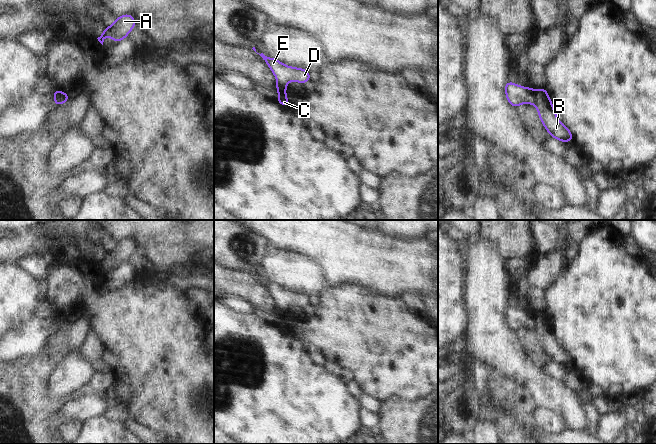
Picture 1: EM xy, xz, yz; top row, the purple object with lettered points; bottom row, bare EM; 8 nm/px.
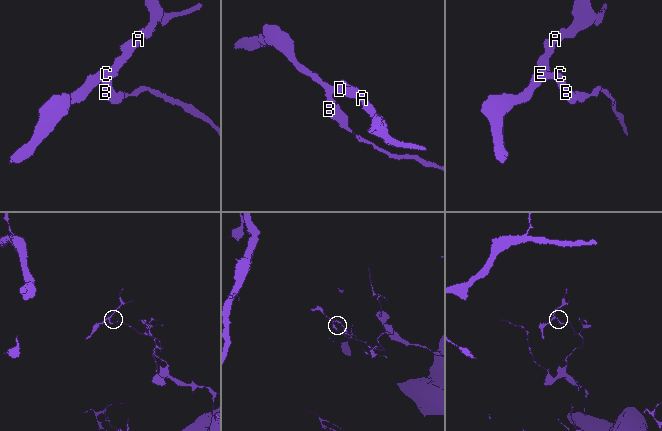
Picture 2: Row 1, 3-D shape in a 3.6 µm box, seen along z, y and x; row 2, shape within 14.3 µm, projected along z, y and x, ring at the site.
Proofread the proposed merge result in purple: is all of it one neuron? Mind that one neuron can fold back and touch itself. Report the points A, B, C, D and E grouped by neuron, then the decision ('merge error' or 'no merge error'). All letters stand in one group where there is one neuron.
A D E / B C | merge error

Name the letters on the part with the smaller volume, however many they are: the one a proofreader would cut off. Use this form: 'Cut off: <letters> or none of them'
Cut off: A, D, E

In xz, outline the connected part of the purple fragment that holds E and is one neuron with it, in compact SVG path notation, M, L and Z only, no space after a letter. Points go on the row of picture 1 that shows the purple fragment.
M263 53L259 54L276 77L276 91L280 94L285 92L289 81L305 84L310 78L310 73L302 68L290 67L275 58L269 58Z

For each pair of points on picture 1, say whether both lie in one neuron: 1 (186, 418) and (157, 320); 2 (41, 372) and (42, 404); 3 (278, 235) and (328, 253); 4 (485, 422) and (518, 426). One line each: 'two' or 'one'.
1: one
2: one
3: one
4: two

